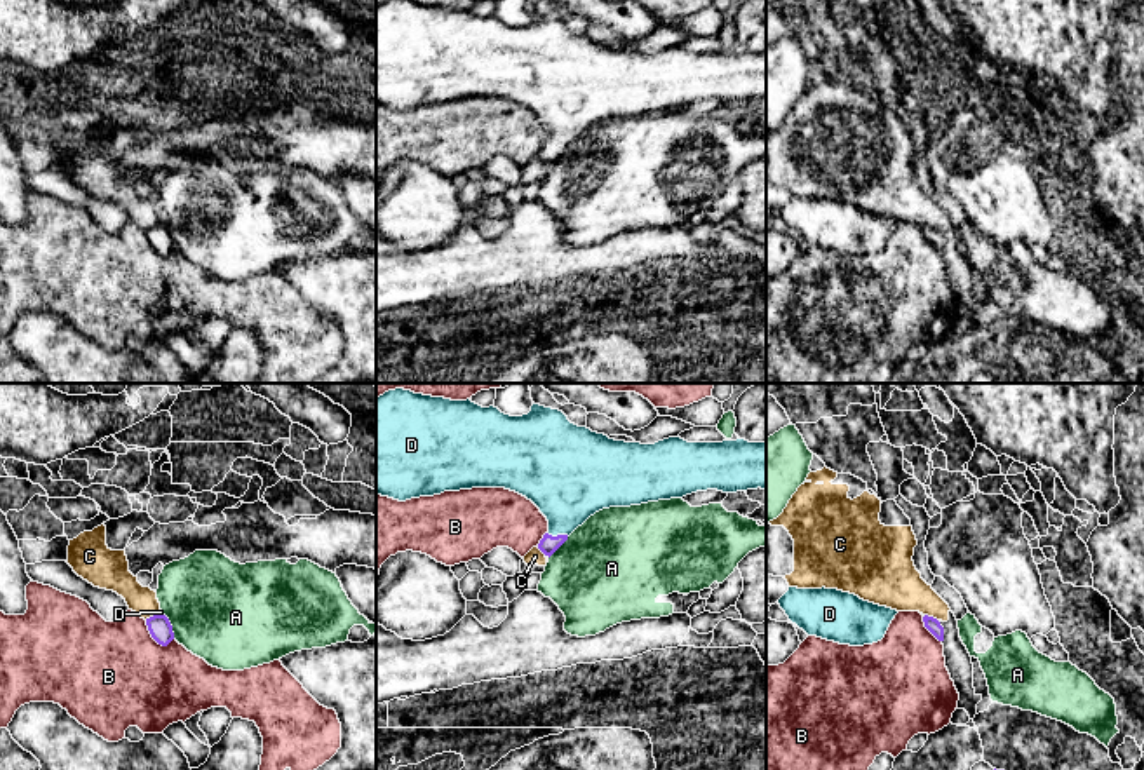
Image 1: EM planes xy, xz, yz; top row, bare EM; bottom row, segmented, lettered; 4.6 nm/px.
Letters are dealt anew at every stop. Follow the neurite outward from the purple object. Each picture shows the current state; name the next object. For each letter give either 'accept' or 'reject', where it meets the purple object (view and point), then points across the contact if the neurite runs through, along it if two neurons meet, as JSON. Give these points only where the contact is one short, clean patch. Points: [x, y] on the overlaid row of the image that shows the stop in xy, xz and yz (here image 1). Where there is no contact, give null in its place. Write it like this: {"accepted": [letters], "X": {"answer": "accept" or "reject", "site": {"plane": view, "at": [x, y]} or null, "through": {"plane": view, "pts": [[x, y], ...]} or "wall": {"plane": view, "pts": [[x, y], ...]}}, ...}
{"accepted": ["D"], "A": {"answer": "reject", "site": {"plane": "xy", "at": [171, 626]}, "wall": {"plane": "xy", "pts": [[164, 614], [174, 638]]}}, "B": {"answer": "reject", "site": {"plane": "xy", "at": [155, 640]}, "wall": {"plane": "xy", "pts": [[145, 621], [150, 634], [159, 643], [168, 645], [173, 640]]}}, "C": {"answer": "reject", "site": {"plane": "yz", "at": [932, 617]}, "wall": {"plane": "yz", "pts": [[925, 614], [937, 621]]}}, "D": {"answer": "accept", "site": {"plane": "xz", "at": [558, 535]}, "through": {"plane": "xz", "pts": [[549, 544], [558, 535], [565, 516], [568, 483]]}}}

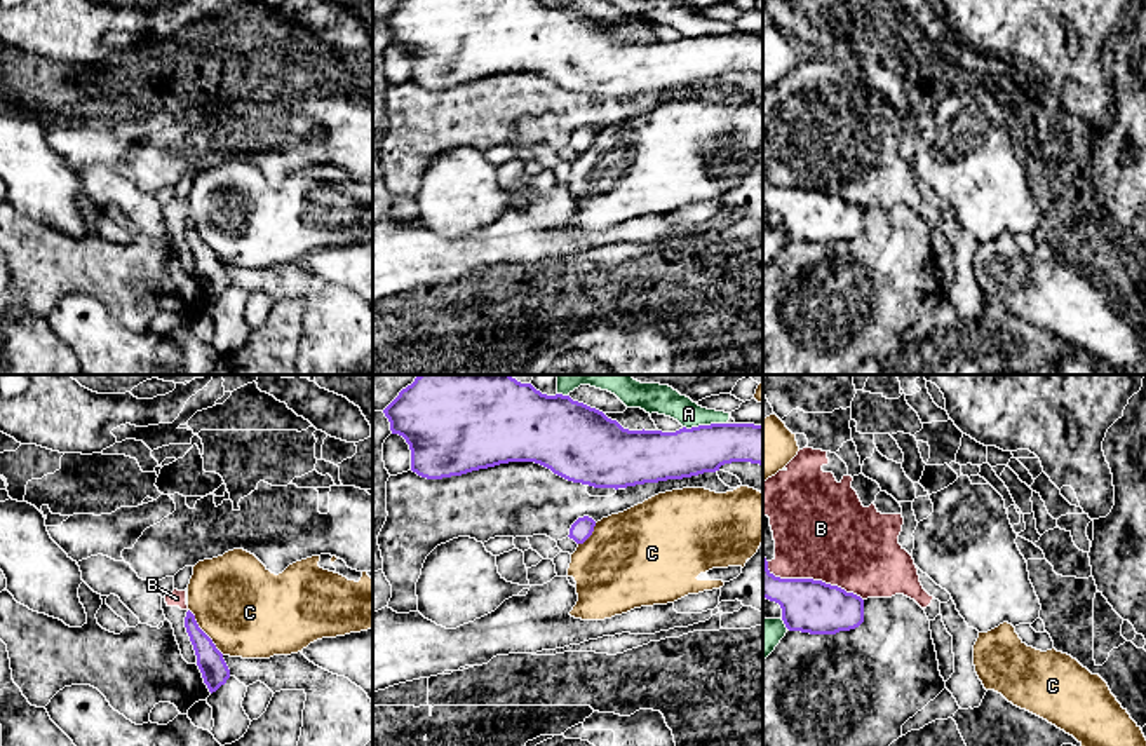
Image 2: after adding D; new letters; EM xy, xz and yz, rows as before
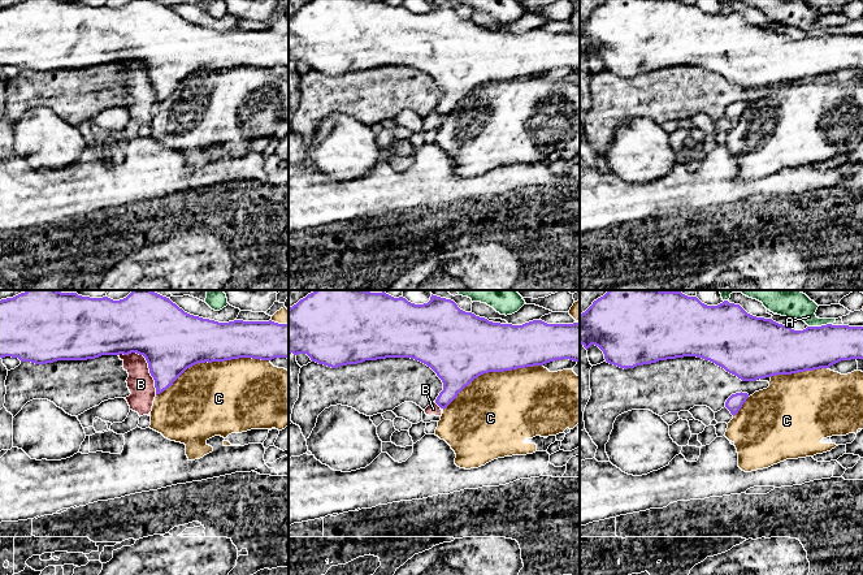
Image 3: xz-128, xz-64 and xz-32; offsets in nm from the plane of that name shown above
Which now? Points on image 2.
{"accepted": [], "A": {"answer": "reject", "site": {"plane": "xz", "at": [704, 426]}}, "B": {"answer": "reject", "site": {"plane": "yz", "at": [812, 579]}}, "C": {"answer": "reject", "site": {"plane": "xy", "at": [202, 631]}}}

